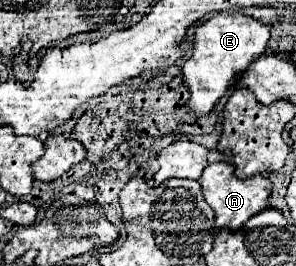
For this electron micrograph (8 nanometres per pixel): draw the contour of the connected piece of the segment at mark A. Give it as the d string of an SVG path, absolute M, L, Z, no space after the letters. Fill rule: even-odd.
M212 163L204 169L200 177L202 193L206 203L212 207L216 213L216 225L218 227L228 227L228 229L240 229L250 217L260 213L262 209L268 207L268 197L272 193L272 181L262 175L254 175L248 179L238 179L234 175L234 165L232 163Z

